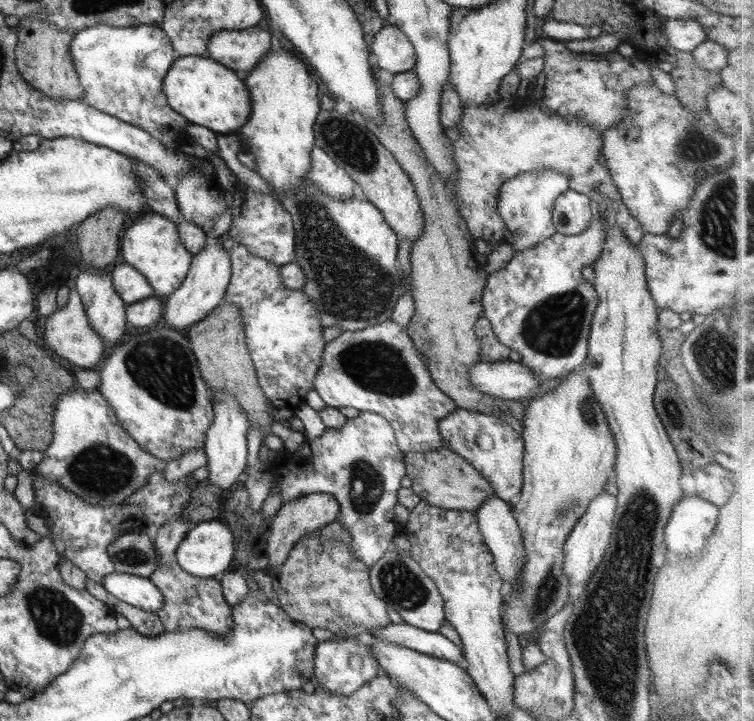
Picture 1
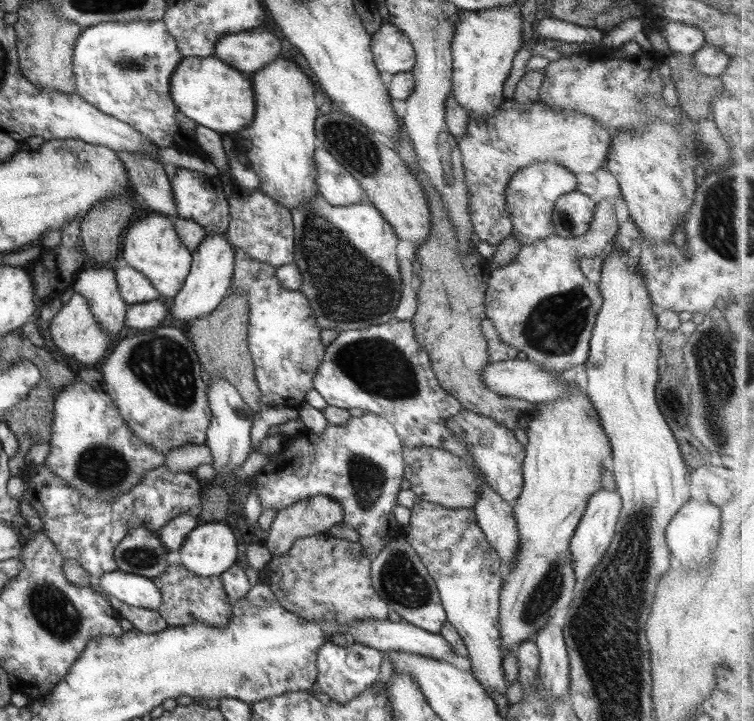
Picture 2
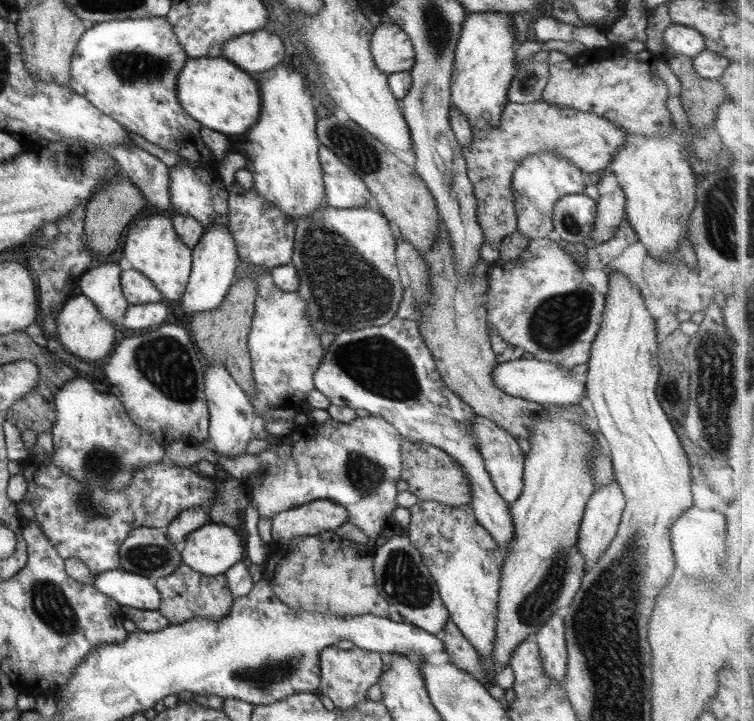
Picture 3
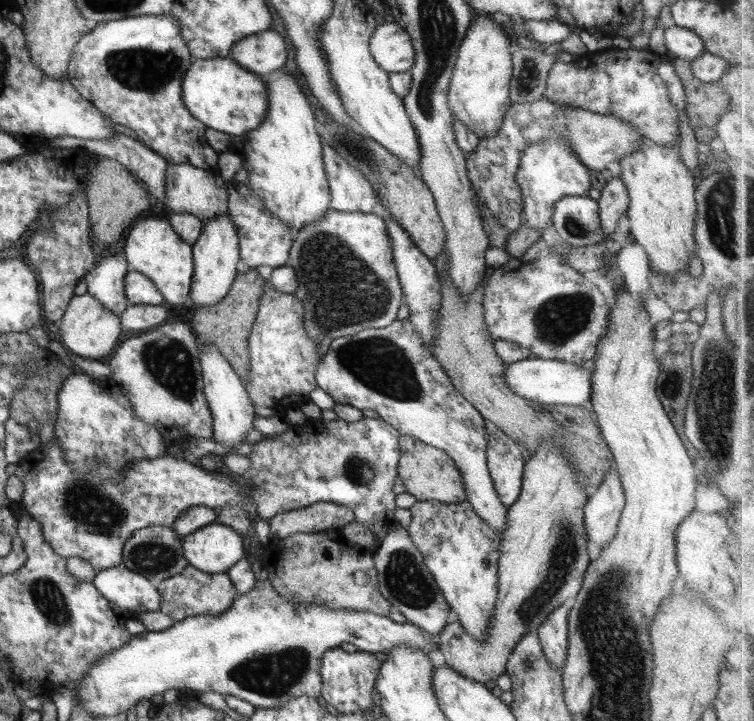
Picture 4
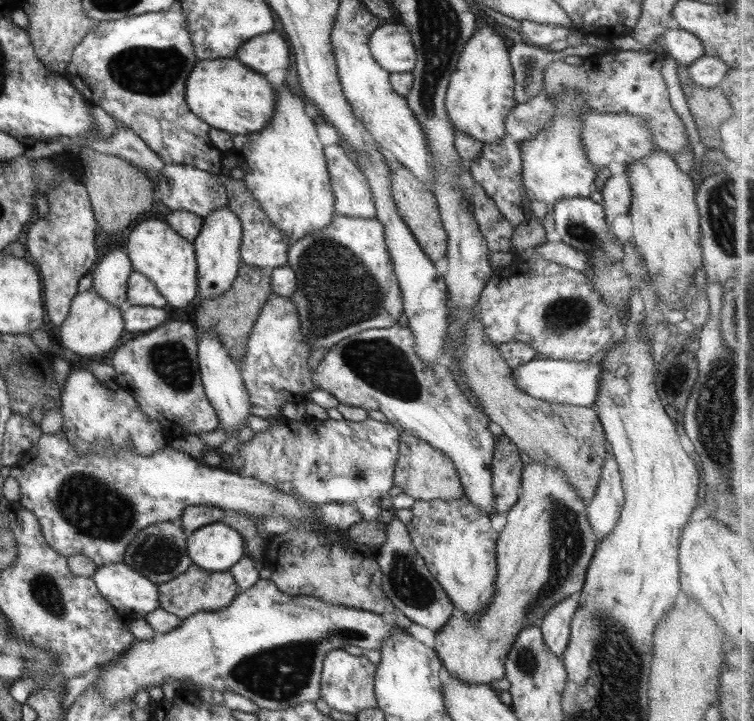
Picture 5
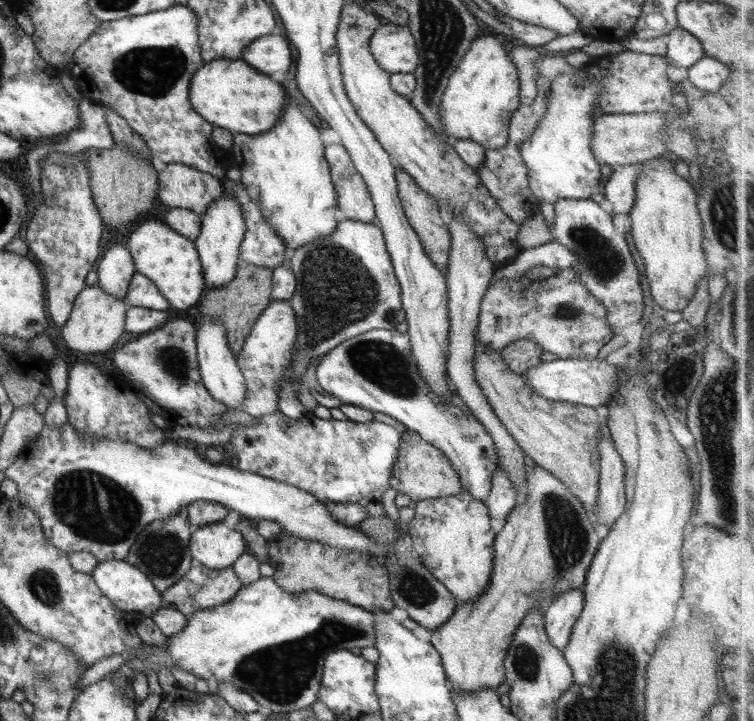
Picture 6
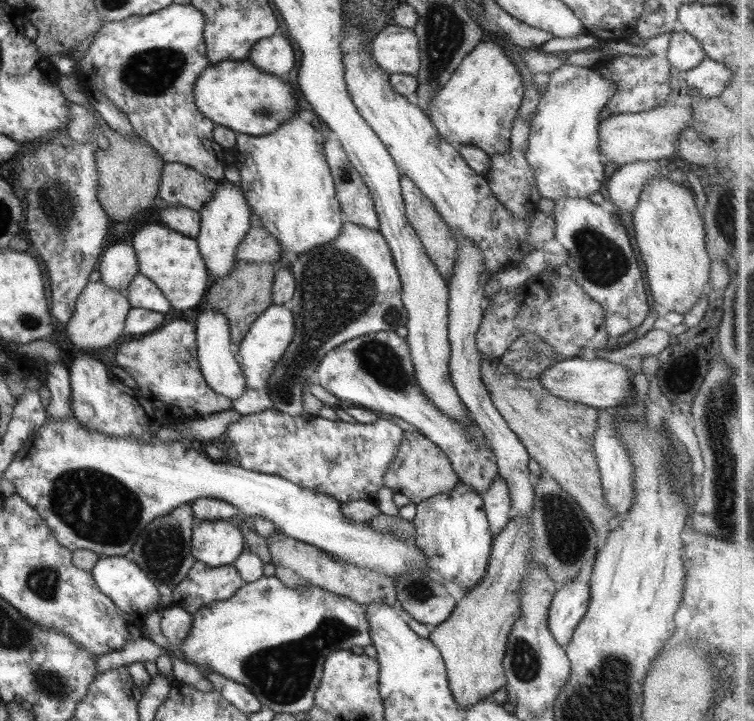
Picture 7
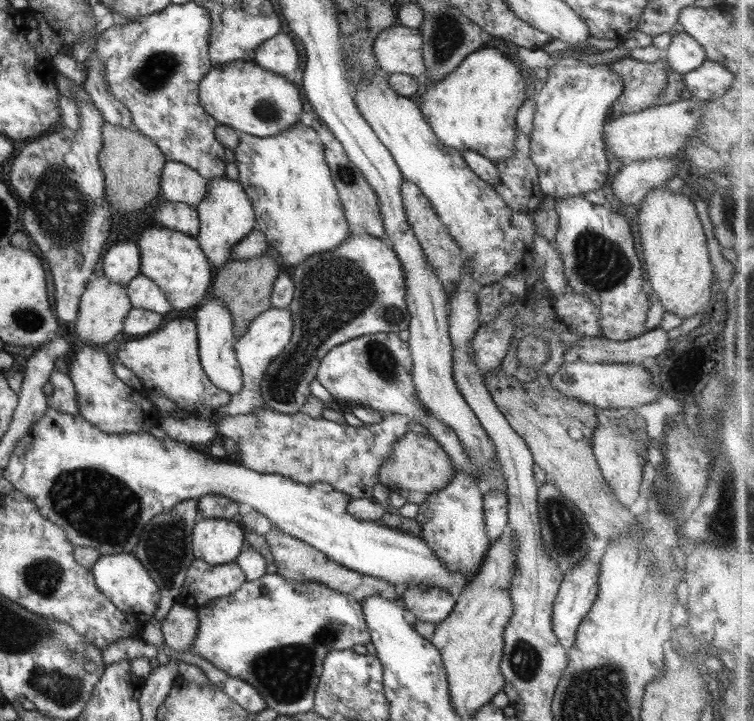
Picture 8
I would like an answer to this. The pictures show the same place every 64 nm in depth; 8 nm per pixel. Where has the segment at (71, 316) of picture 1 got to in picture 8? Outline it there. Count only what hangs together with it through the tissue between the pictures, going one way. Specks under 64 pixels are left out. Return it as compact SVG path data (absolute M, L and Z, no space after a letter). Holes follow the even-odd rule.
M106 277L92 279L80 296L78 320L74 323L74 333L82 344L94 345L110 342L116 334L123 334L125 318L133 306L128 298L127 286L118 285Z

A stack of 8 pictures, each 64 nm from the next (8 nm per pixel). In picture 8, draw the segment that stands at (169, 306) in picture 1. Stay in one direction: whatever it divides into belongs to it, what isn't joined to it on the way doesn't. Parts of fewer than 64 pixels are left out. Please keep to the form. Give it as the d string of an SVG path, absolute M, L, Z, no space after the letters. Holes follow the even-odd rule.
M226 175L209 179L205 200L195 210L199 215L199 234L196 240L215 272L231 261L232 247L255 230L255 211L242 184Z

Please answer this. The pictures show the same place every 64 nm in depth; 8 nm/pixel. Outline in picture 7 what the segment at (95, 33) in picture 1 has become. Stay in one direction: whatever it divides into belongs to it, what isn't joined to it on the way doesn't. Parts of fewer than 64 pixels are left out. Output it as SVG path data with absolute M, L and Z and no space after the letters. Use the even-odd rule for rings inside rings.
M172 3L170 6L163 8L162 10L158 10L158 12L147 14L146 16L138 15L138 16L130 16L128 18L124 18L120 22L104 22L102 26L99 28L99 32L96 33L92 43L89 48L84 52L83 56L76 57L76 78L78 73L80 73L80 78L84 80L84 76L90 74L96 80L96 89L98 91L102 91L103 96L106 96L106 100L112 101L118 109L122 109L122 112L126 114L130 124L133 126L133 130L136 135L142 137L144 141L150 143L156 151L158 151L158 156L162 157L162 160L166 163L169 162L179 162L183 165L189 166L194 170L200 172L200 174L204 174L208 178L212 178L216 181L221 181L224 179L224 170L228 166L226 161L226 156L224 155L224 147L218 144L213 138L213 130L214 130L214 122L210 119L204 117L202 113L200 113L200 109L196 107L194 104L194 82L198 80L198 74L202 72L202 70L206 70L206 66L210 66L211 62L206 57L206 43L204 42L204 24L206 24L206 17L204 17L204 13L196 9L196 7L191 4L174 4Z

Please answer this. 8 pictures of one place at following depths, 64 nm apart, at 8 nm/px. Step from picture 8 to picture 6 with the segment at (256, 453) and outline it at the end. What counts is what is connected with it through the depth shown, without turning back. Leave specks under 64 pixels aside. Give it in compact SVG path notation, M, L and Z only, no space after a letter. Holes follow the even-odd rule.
M282 411L256 417L254 425L241 425L232 432L231 443L238 456L237 470L272 478L312 493L318 501L330 503L358 503L366 507L368 516L386 515L382 506L382 494L390 487L390 474L398 458L402 430L376 419L370 422L322 419L307 411L298 419L286 416Z

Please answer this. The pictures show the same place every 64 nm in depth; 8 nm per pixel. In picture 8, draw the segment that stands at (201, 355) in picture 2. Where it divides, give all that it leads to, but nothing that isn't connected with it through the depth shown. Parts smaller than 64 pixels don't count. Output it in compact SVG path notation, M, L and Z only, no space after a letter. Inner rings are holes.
M262 256L253 260L230 261L223 268L214 272L213 281L209 289L209 294L218 295L222 299L222 304L228 307L230 316L233 317L234 337L242 337L252 323L252 319L256 318L261 312L272 308L271 294L274 282L283 270L284 266L275 256Z

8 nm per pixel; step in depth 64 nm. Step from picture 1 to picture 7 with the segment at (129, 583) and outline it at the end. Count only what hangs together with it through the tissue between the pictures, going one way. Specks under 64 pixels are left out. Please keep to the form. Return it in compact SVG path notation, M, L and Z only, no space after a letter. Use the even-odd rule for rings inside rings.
M124 556L99 557L98 562L92 567L91 573L98 588L131 617L134 615L146 617L152 612L158 611L161 606L162 598L156 585L129 558Z

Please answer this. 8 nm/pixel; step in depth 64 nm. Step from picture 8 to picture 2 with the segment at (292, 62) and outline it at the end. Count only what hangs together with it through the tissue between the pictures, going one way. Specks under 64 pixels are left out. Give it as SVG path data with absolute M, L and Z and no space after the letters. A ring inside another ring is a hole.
M262 27L218 38L214 57L243 74L251 74L280 56L280 40Z

